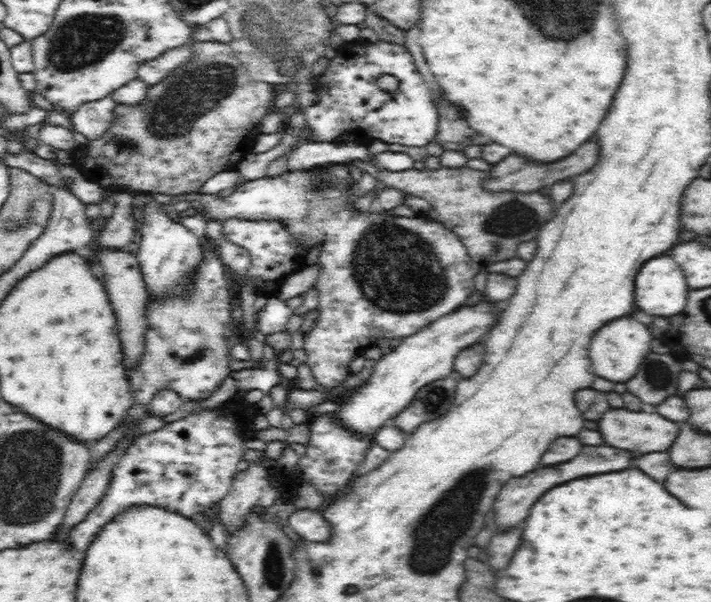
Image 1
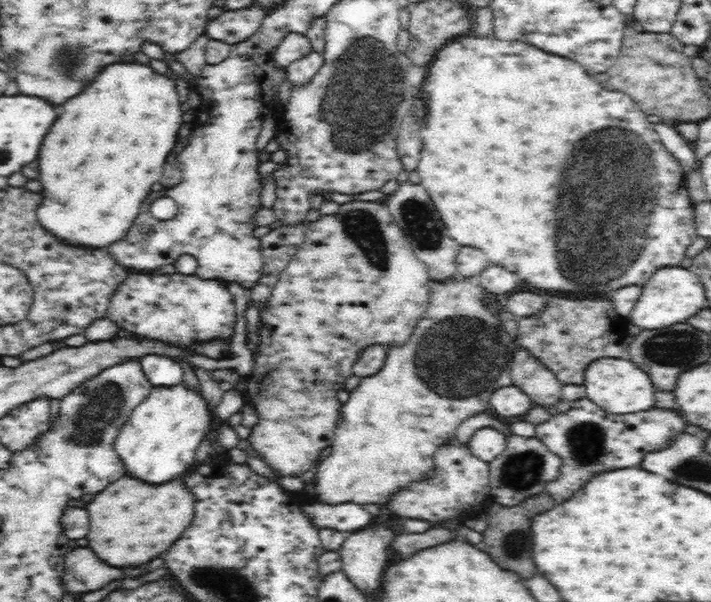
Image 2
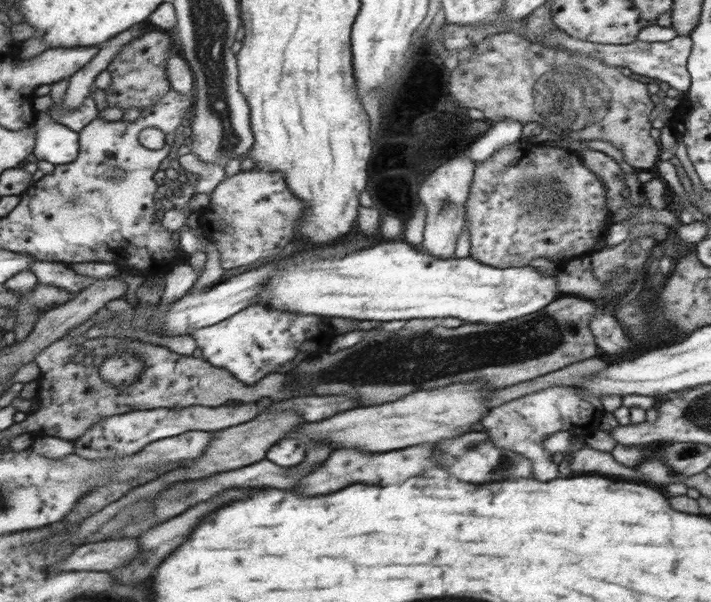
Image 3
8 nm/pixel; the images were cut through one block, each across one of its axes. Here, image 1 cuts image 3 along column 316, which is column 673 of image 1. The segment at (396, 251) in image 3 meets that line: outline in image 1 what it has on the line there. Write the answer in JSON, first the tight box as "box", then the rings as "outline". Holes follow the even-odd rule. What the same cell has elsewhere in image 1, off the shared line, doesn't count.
{"box":[635,256,688,316],"outline":[[[670,256],[648,260],[635,278],[636,304],[652,316],[672,316],[684,310],[688,284],[684,272]]]}

